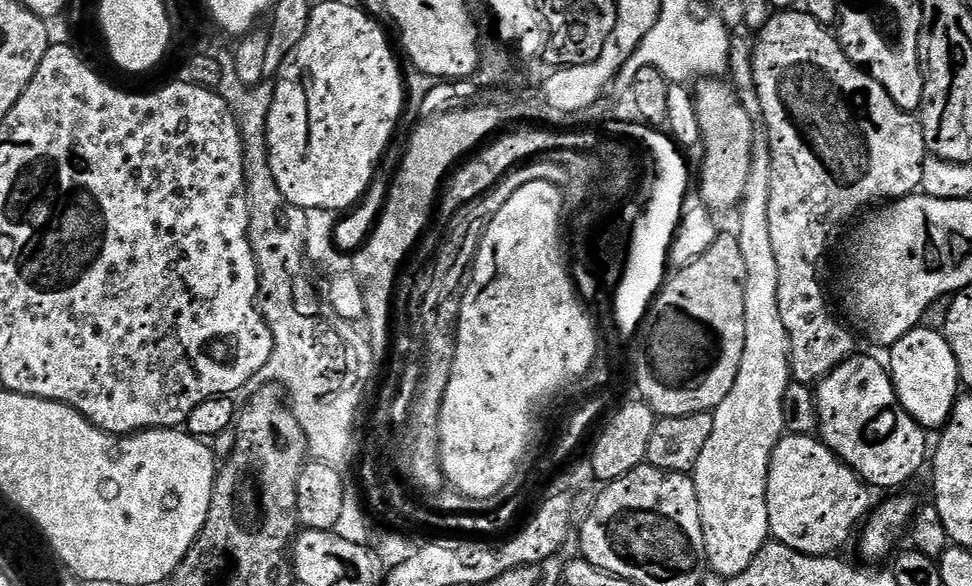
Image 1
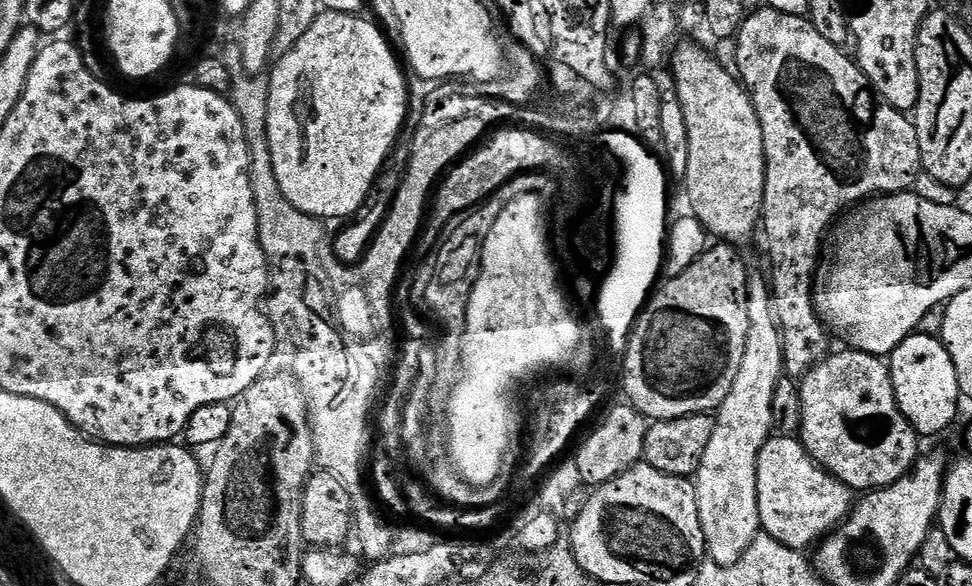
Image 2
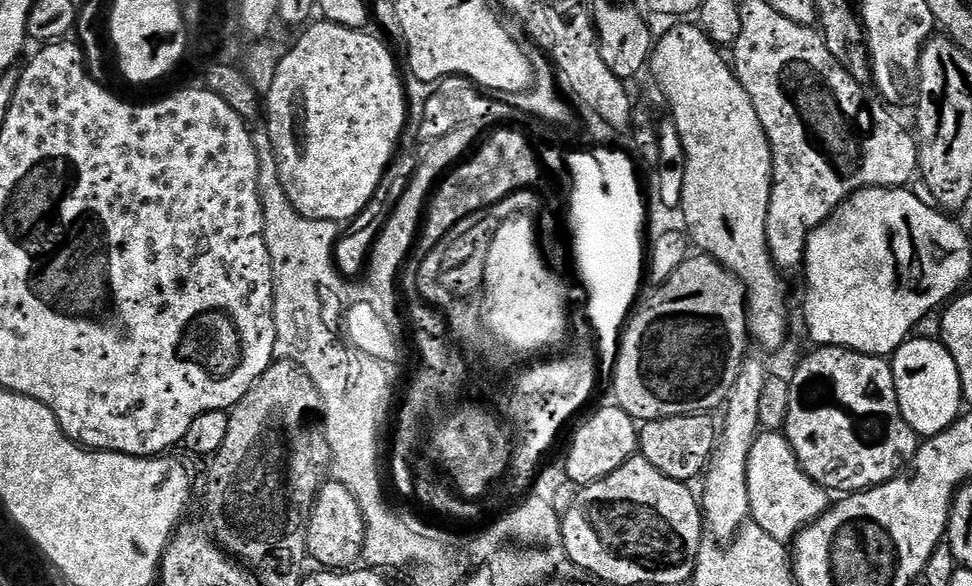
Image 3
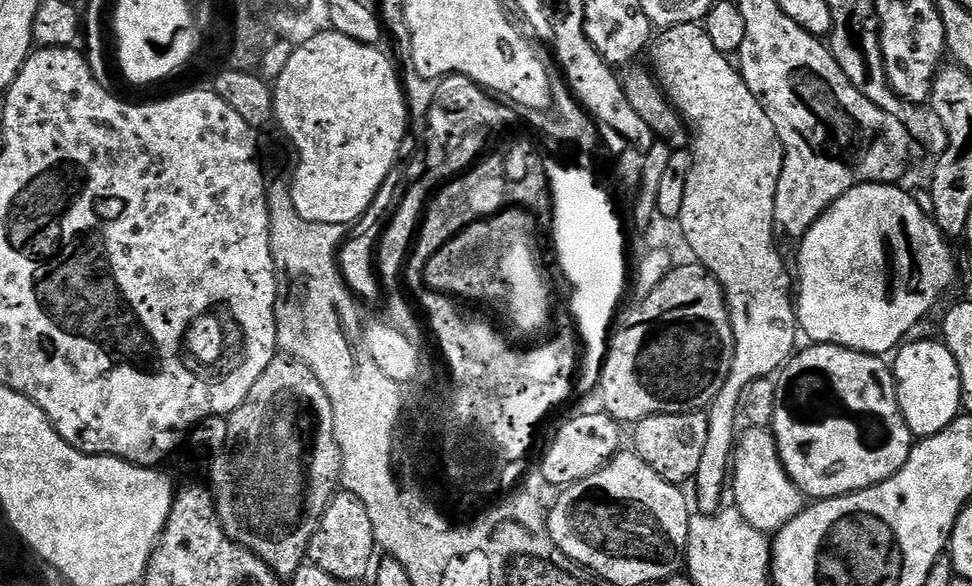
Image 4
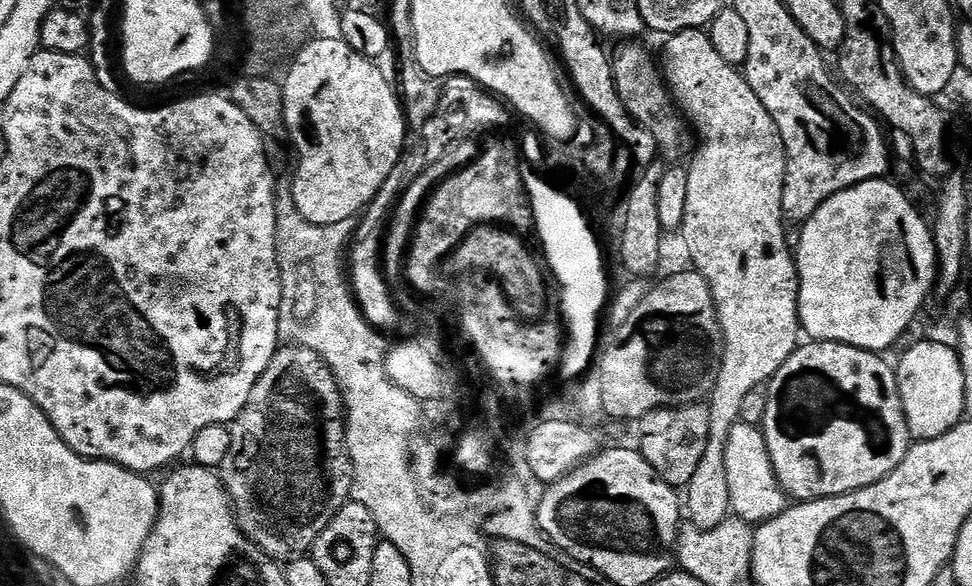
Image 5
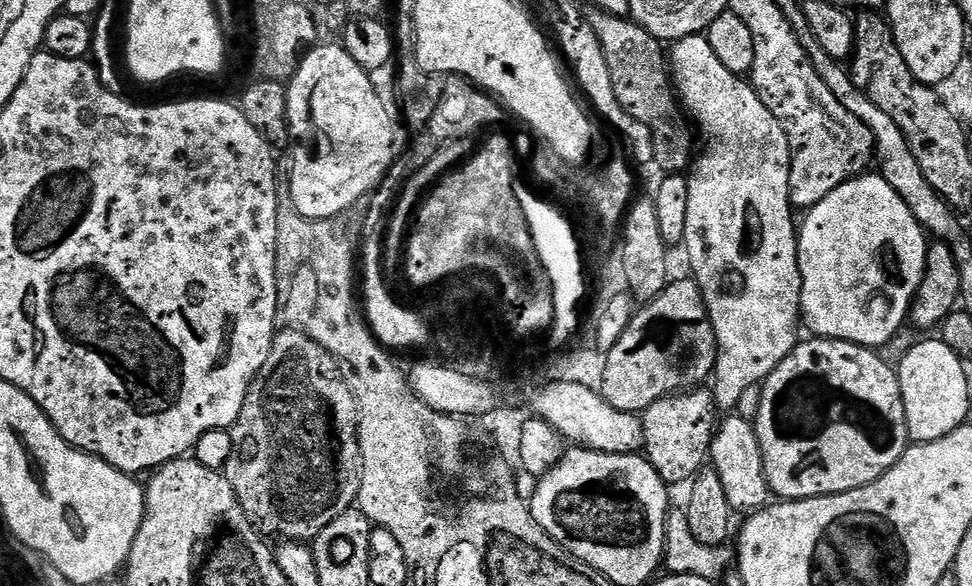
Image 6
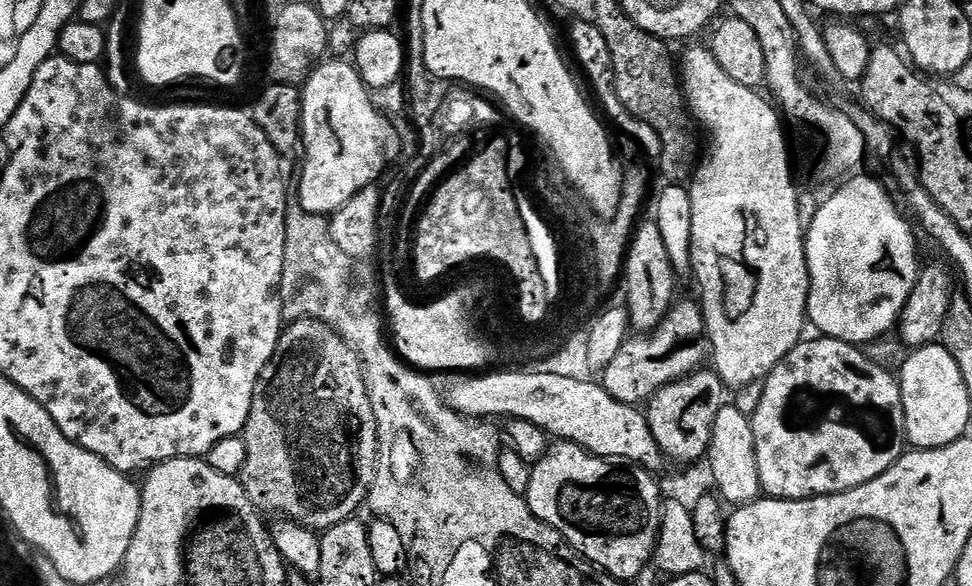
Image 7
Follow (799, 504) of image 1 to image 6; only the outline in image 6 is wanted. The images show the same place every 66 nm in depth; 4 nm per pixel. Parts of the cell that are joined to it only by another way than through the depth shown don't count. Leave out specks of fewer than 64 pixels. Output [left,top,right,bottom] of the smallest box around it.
[710,414,770,514]

